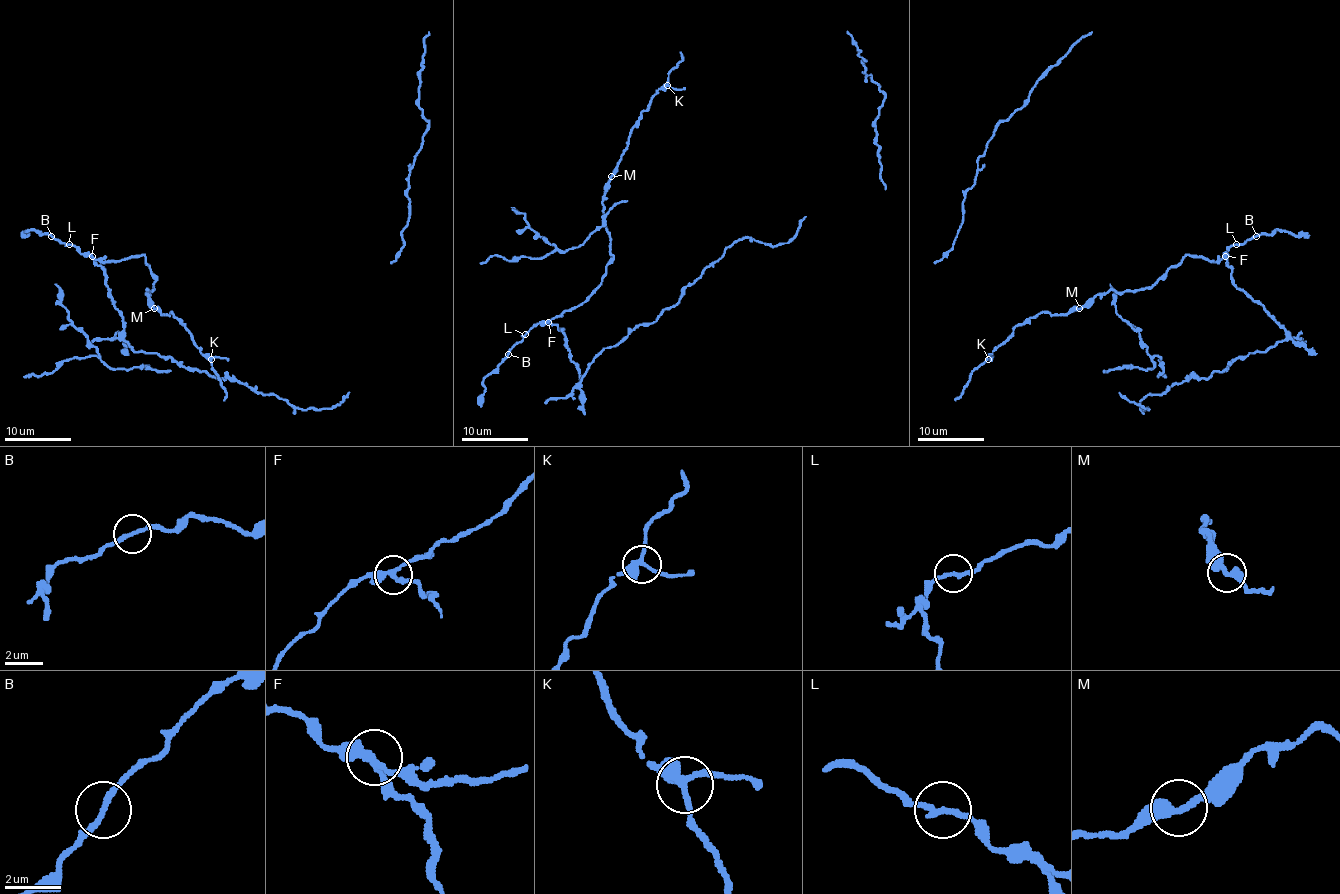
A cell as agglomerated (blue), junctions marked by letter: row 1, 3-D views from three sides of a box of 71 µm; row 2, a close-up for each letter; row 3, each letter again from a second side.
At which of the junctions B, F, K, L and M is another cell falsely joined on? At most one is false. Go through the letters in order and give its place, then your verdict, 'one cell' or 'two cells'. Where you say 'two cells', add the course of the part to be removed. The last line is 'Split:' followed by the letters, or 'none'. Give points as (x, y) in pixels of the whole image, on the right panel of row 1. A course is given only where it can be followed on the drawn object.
B: at (1256, 236); one cell
F: at (1225, 256); two cells; foreign part runs (1224, 255), (1231, 282), (1285, 338), (1208, 378), (1148, 394), (1140, 404), (1148, 409), (1118, 392)
K: at (988, 359); one cell
L: at (1236, 244); one cell
M: at (1079, 308); one cell
Split: F

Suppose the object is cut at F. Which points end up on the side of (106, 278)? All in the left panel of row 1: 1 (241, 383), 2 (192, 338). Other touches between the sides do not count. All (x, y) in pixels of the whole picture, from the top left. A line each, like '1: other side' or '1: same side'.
1: same side
2: other side

